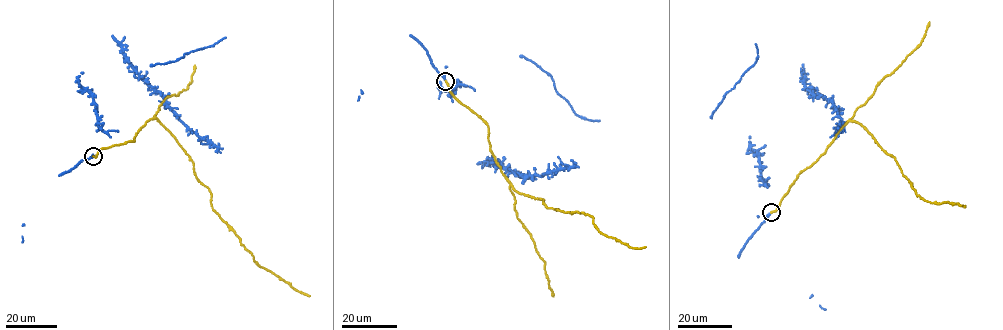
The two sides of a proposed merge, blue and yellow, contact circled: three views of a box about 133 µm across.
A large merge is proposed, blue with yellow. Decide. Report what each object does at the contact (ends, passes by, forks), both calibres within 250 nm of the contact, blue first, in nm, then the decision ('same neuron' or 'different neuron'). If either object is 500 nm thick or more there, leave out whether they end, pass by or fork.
blue ends there; yellow ends there; 280 nm thick on the blue side, 300 nm on the other; same neuron

